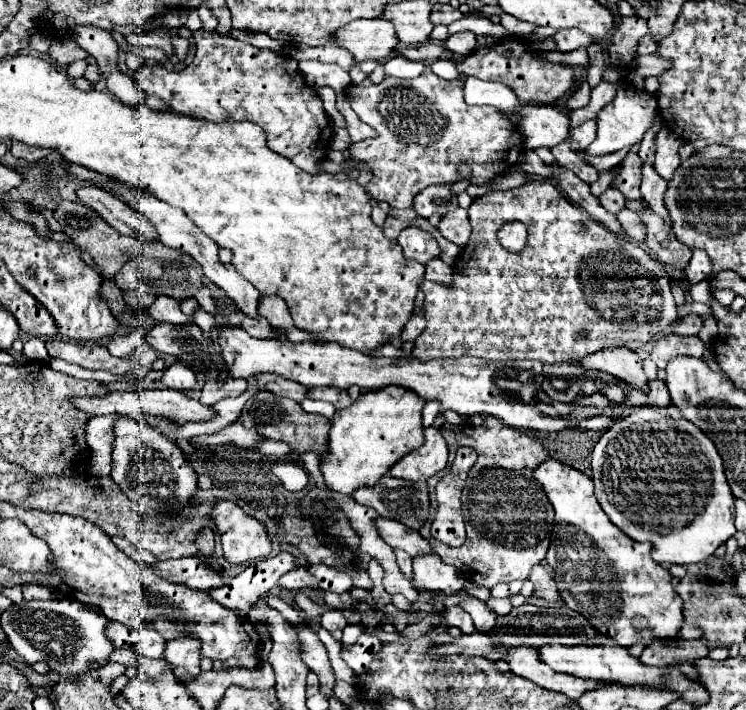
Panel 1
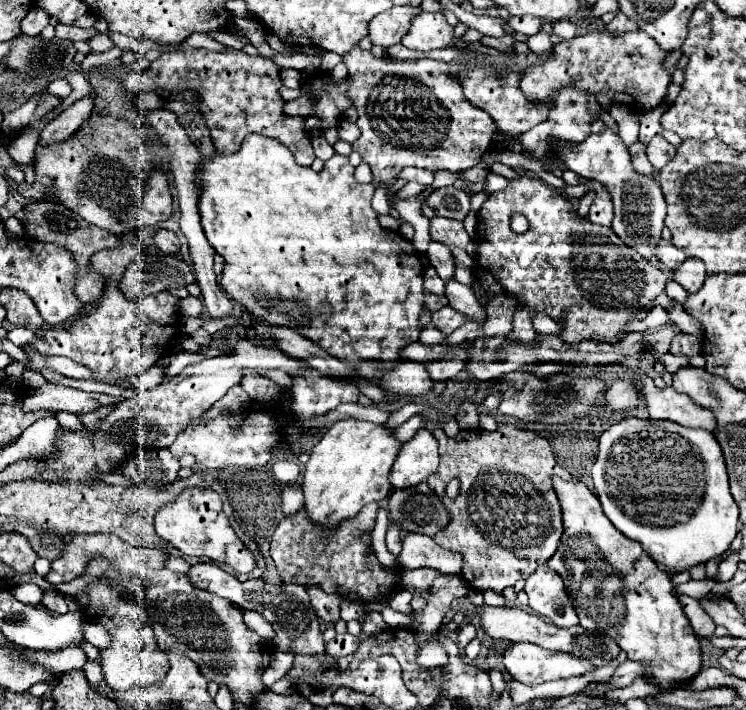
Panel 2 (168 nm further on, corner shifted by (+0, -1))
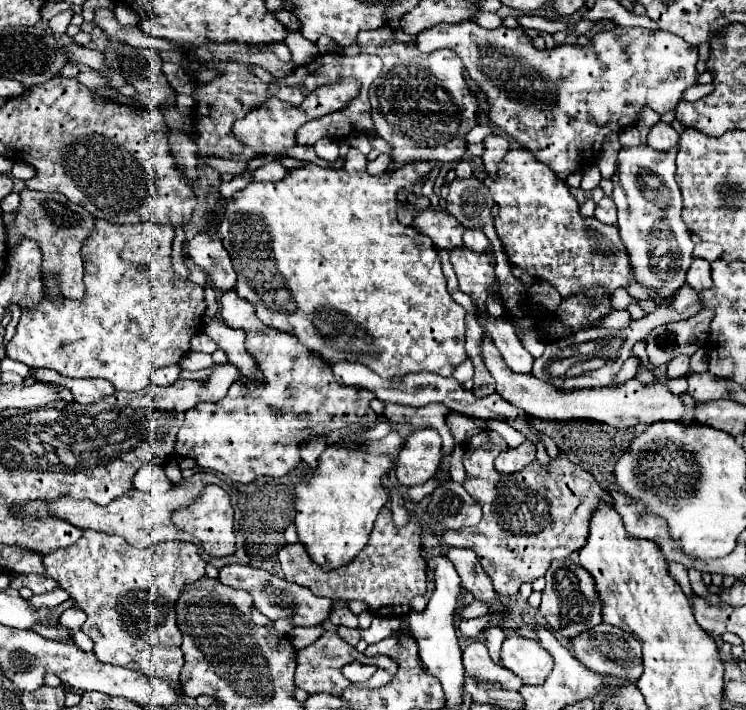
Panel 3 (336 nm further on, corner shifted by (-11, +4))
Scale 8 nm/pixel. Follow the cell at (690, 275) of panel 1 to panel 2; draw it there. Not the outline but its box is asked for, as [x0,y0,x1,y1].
[673,258,705,292]

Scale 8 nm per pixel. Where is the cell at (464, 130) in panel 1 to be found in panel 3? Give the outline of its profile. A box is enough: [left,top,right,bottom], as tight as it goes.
[356,27,478,165]

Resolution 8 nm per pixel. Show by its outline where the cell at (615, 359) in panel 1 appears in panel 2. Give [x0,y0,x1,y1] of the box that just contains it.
[637,374,715,430]

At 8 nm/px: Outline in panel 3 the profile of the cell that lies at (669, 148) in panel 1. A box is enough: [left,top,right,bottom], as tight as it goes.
[646,121,680,151]

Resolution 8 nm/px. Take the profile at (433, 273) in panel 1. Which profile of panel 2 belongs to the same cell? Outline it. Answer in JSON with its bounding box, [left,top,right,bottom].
[445,280,487,324]

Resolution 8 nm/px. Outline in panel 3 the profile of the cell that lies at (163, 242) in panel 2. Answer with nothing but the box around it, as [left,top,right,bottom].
[186,233,236,291]

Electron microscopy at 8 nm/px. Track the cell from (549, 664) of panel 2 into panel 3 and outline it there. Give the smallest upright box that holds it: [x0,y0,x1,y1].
[500,637,552,685]

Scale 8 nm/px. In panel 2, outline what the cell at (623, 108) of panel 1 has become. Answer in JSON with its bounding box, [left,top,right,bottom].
[553,128,665,260]

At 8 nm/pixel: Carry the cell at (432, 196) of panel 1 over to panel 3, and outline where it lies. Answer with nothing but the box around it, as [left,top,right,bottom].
[446,177,500,243]

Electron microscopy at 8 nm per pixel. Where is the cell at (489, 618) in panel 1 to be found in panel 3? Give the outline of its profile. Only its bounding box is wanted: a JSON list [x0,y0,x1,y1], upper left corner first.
[570,625,642,683]

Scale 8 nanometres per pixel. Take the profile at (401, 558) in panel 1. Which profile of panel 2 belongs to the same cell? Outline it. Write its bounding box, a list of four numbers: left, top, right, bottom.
[385,526,401,556]

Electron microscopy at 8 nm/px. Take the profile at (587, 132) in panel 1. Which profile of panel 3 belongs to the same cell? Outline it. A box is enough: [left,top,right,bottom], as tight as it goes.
[416,21,698,181]

